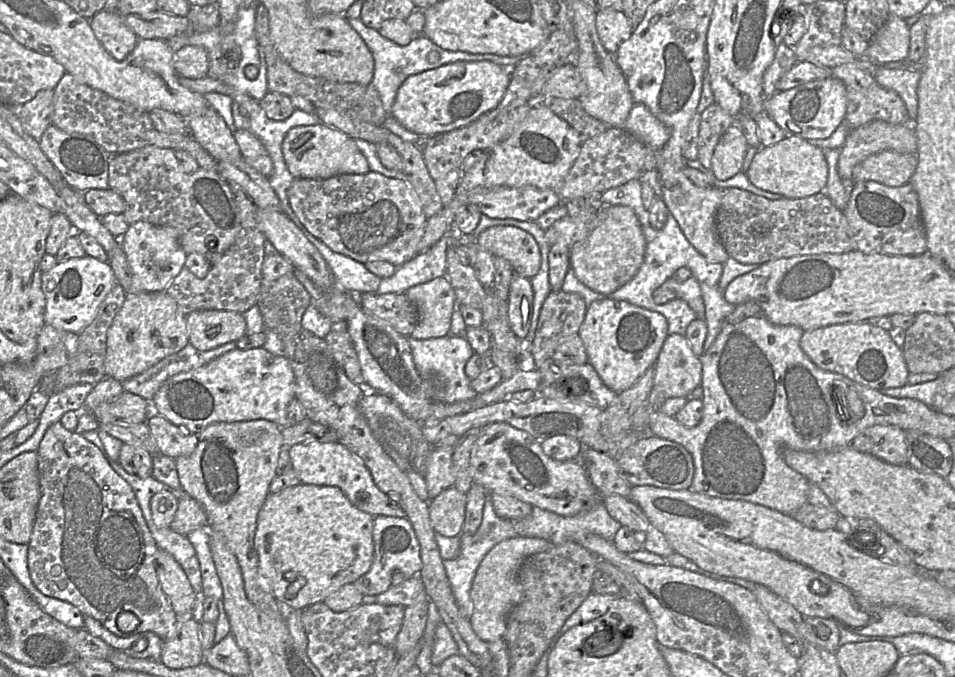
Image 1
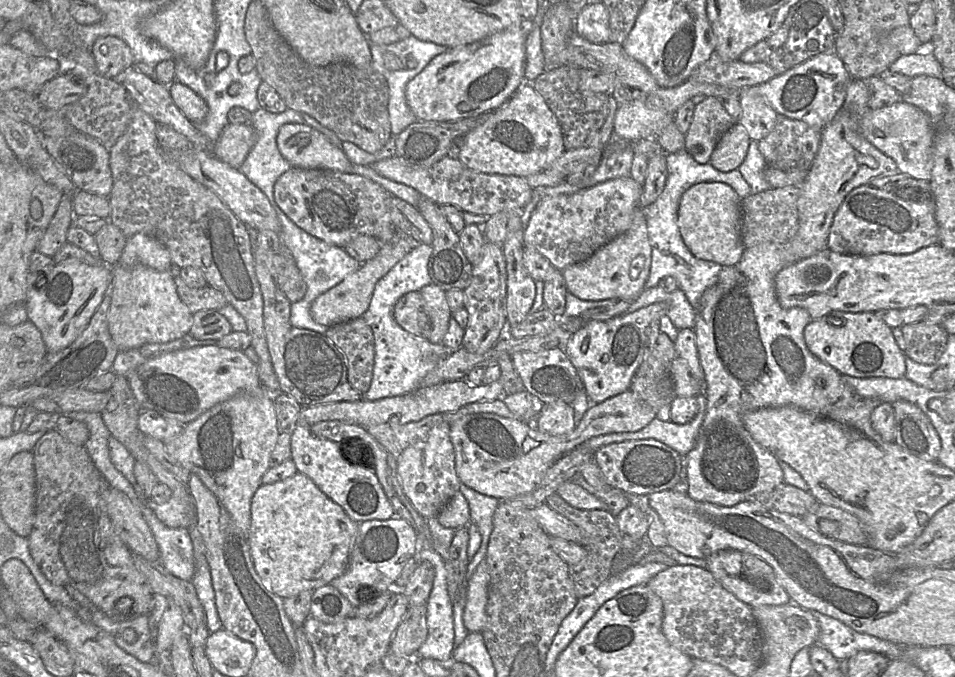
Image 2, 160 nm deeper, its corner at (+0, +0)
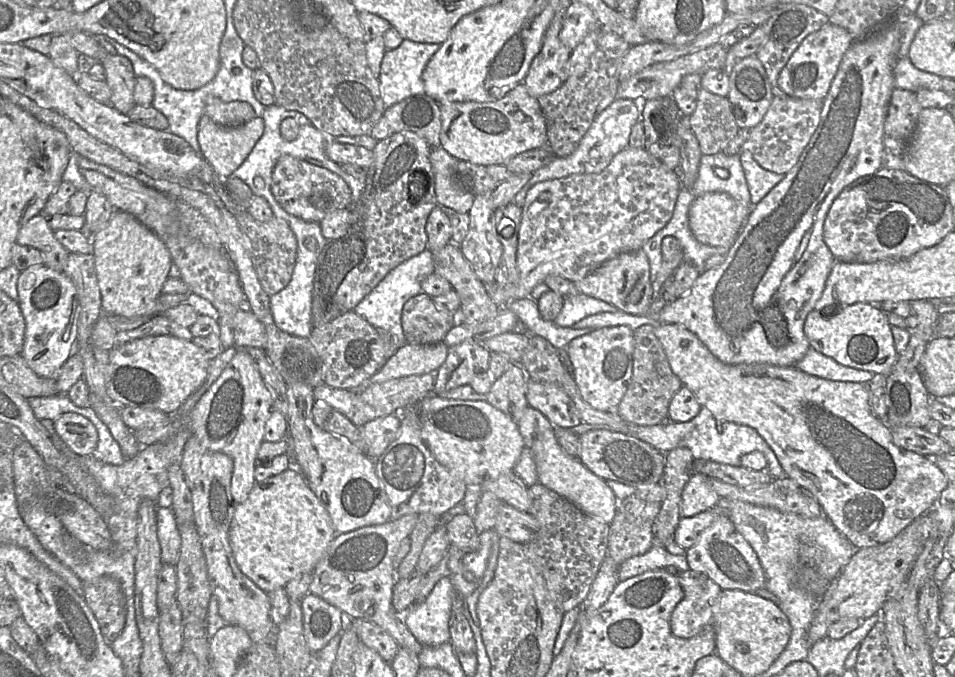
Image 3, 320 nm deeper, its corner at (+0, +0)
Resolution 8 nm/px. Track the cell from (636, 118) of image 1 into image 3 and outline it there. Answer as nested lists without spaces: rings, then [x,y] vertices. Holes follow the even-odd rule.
[[[830,22],[811,33],[801,42],[781,70],[777,80],[776,93],[780,92],[793,98],[823,101],[838,71],[843,55],[852,43],[853,39],[845,29]]]

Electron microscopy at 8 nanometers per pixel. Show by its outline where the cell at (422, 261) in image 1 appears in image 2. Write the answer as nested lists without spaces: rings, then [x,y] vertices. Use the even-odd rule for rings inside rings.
[[[420,243],[406,256],[396,263],[375,285],[370,304],[362,318],[367,322],[373,332],[374,338],[374,365],[371,385],[362,400],[377,401],[384,398],[403,396],[420,387],[422,379],[433,370],[450,351],[443,345],[434,344],[429,339],[415,336],[401,328],[393,317],[393,309],[397,300],[408,292],[419,291],[422,287],[431,284],[428,273],[428,262],[432,254],[431,245]]]

